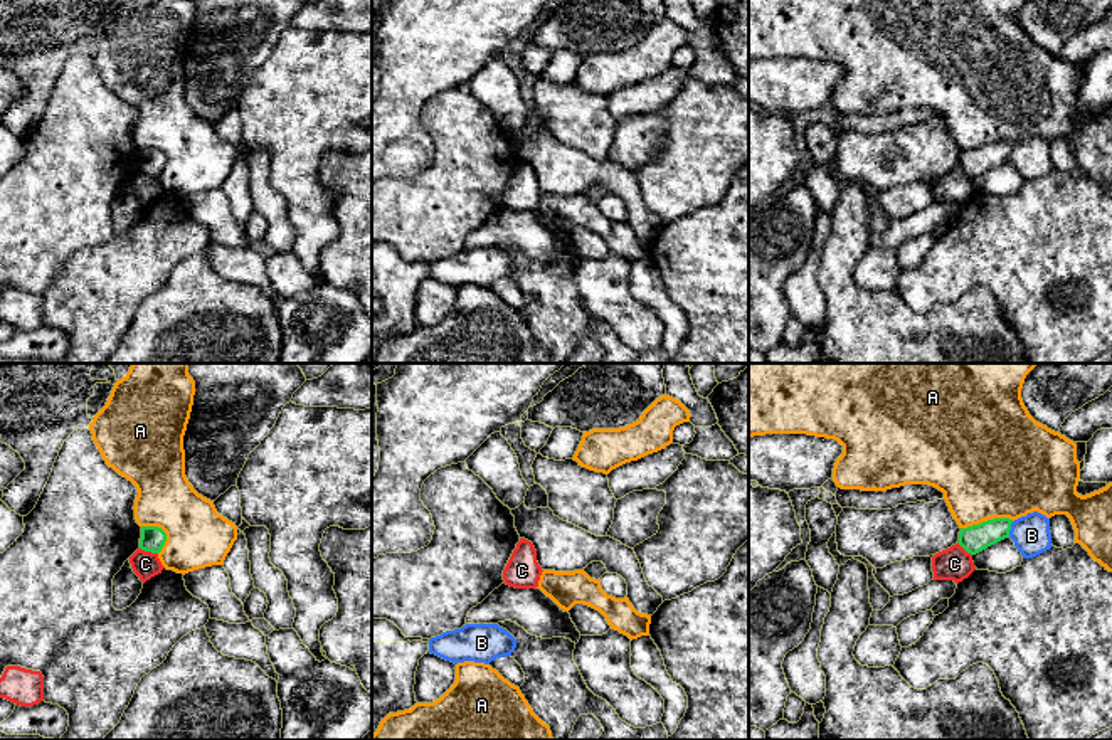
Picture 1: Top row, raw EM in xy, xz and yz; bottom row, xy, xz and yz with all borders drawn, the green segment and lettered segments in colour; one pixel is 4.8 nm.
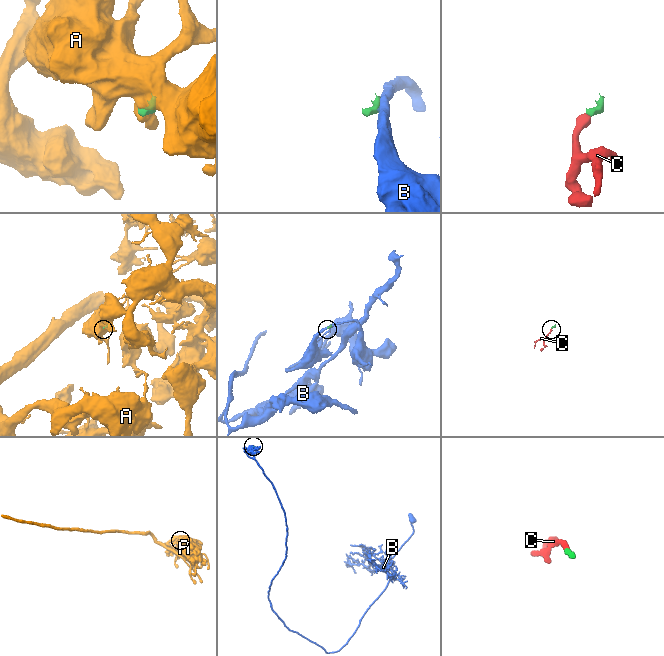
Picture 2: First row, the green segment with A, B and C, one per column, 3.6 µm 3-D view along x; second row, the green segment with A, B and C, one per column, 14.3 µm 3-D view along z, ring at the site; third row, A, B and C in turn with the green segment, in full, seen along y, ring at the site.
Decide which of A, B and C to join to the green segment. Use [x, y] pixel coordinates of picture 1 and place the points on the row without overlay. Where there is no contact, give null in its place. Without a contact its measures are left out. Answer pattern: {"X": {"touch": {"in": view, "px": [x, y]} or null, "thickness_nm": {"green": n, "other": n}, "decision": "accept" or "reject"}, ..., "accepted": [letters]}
{"A": {"touch": {"in": "yz", "px": [988, 143]}, "thickness_nm": {"green": 130, "other": 480}, "decision": "reject"}, "B": {"touch": {"in": "yz", "px": [1010, 152]}, "thickness_nm": {"green": 130, "other": 180}, "decision": "reject"}, "C": {"touch": {"in": "xy", "px": [148, 174]}, "thickness_nm": {"green": 120, "other": 130}, "decision": "reject"}, "accepted": []}

